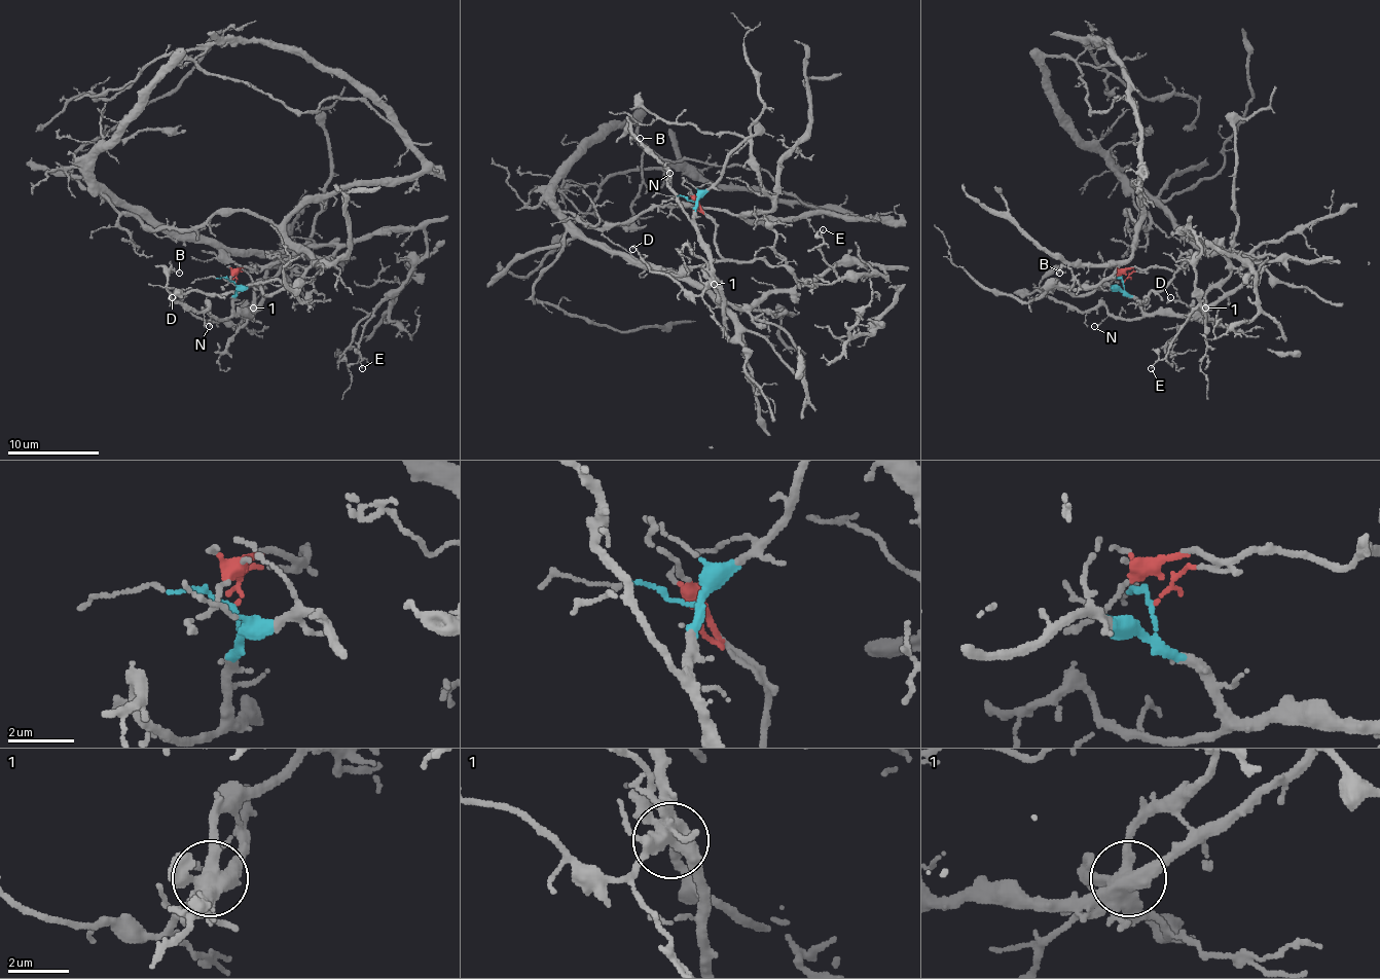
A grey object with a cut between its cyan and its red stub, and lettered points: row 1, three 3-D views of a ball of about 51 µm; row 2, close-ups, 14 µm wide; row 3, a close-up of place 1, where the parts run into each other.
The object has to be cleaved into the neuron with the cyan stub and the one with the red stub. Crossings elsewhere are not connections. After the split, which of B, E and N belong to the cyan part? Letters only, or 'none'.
B, N

